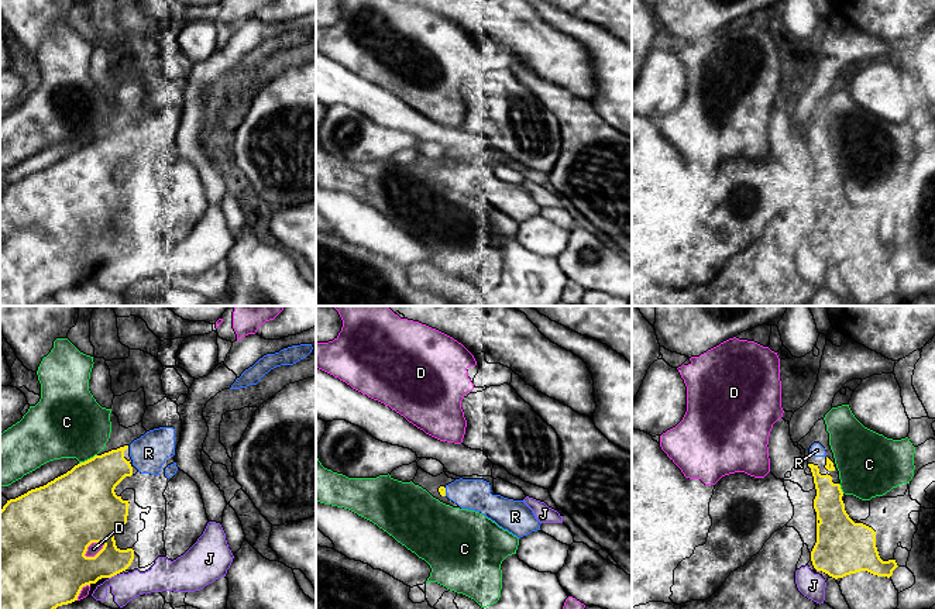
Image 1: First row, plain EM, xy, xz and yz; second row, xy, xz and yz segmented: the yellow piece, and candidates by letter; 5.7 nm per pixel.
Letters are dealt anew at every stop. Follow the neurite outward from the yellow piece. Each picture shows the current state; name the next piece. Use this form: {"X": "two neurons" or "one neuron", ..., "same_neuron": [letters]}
{"C": "two neurons", "D": "two neurons", "J": "two neurons", "R": "one neuron", "same_neuron": ["R"]}

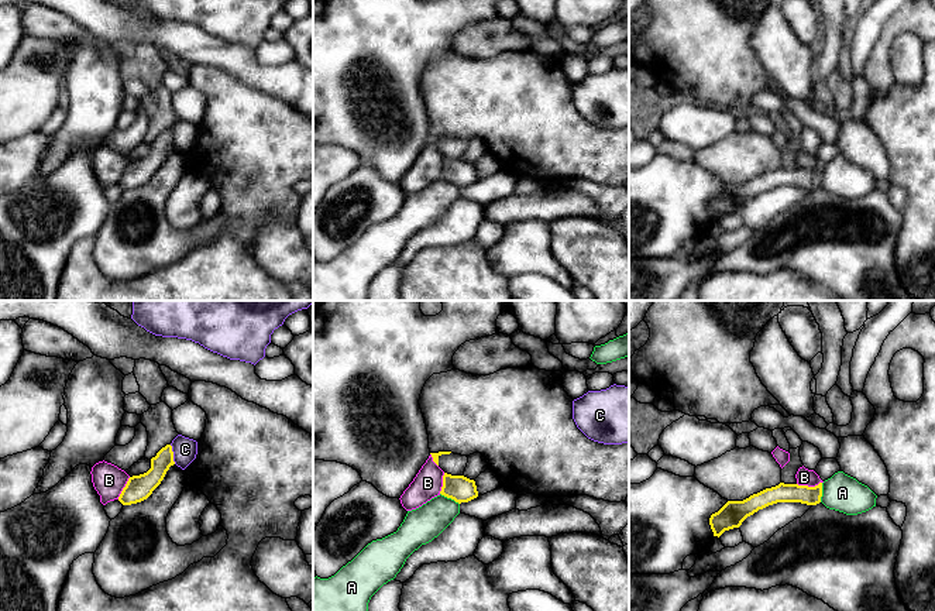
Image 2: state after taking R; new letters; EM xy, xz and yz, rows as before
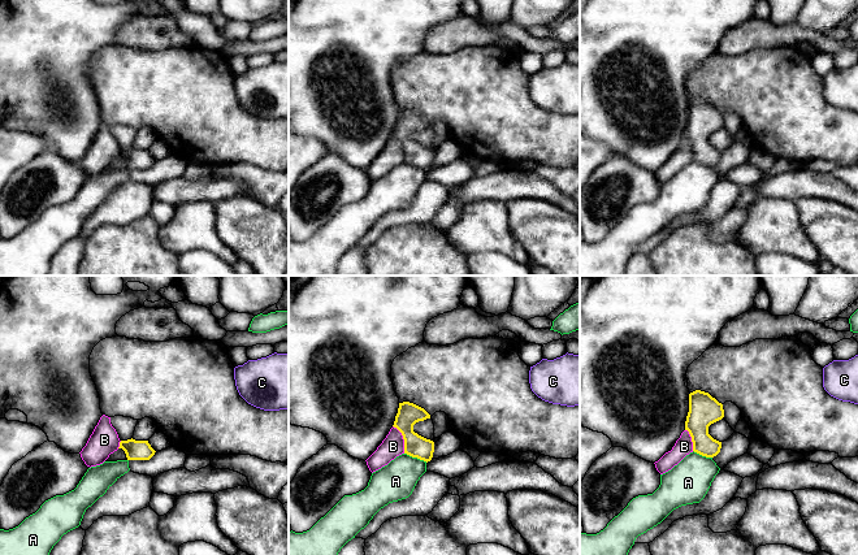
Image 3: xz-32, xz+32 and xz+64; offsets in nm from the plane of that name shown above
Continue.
{"A": "two neurons", "B": "two neurons", "C": "two neurons", "same_neuron": []}

